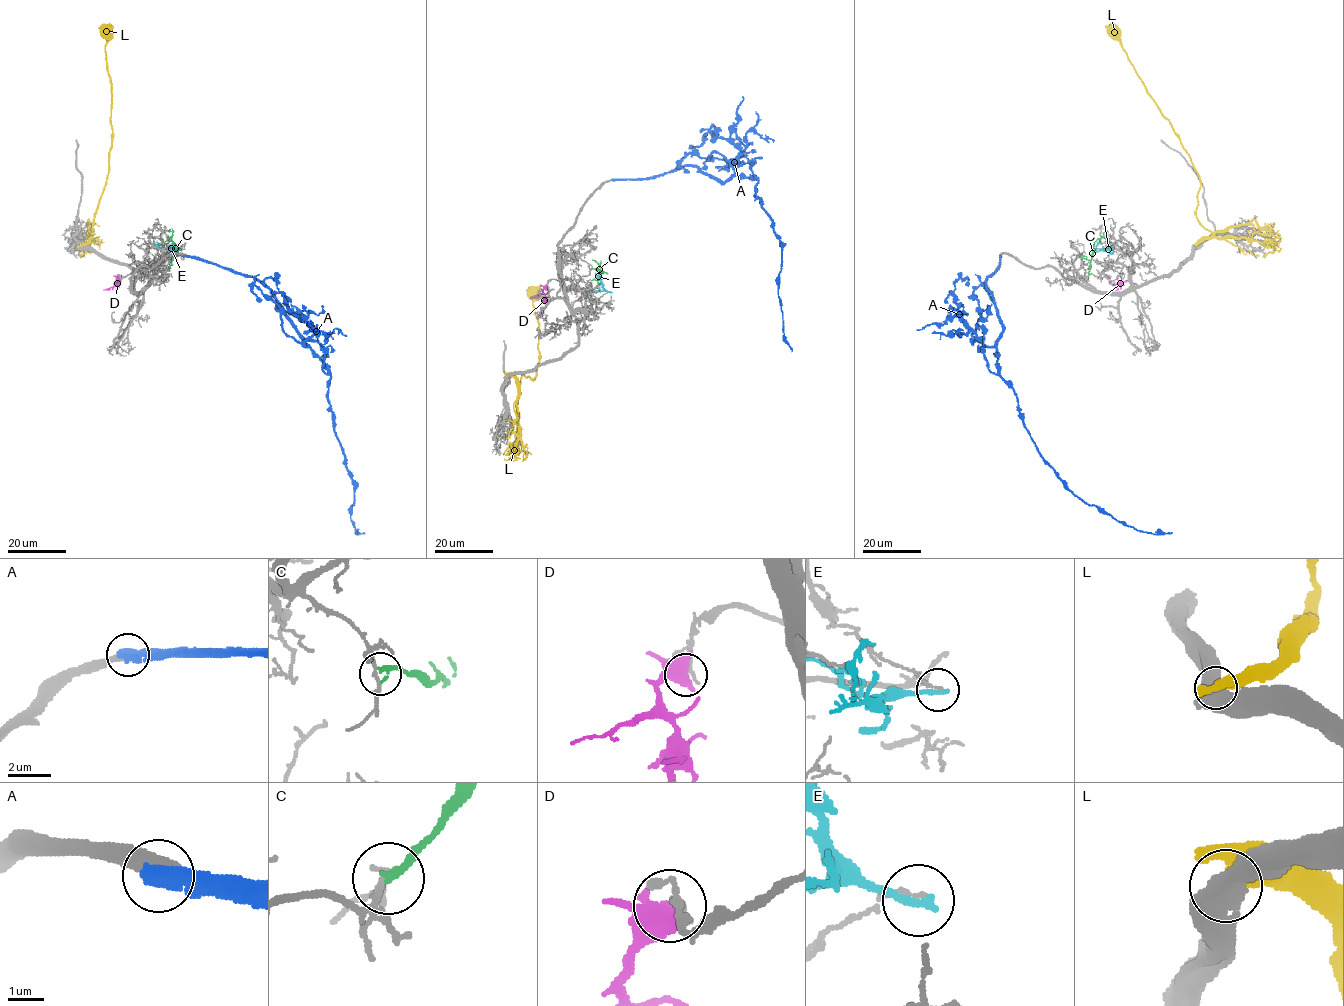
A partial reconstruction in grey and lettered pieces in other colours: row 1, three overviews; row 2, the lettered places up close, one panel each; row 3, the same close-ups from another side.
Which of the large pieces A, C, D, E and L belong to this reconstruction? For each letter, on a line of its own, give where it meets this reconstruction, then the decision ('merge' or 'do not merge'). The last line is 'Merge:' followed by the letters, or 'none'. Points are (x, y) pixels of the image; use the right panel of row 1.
A: contact (1000, 256); do not merge
C: contact (1089, 274); do not merge
D: contact (1109, 276); do not merge
E: contact (1112, 249); do not merge
L: contact (1196, 246); do not merge
Merge: none

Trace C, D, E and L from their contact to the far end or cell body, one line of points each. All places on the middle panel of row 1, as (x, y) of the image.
C: (590, 269), (605, 272), (597, 281), (600, 284), (596, 285)
D: (547, 288), (543, 291), (547, 304), (542, 316)
E: (611, 292), (603, 287), (598, 274), (602, 279)
L: (506, 376), (515, 379), (519, 392), (522, 376), (532, 380), (536, 377), (539, 323), (533, 301), (539, 285)

